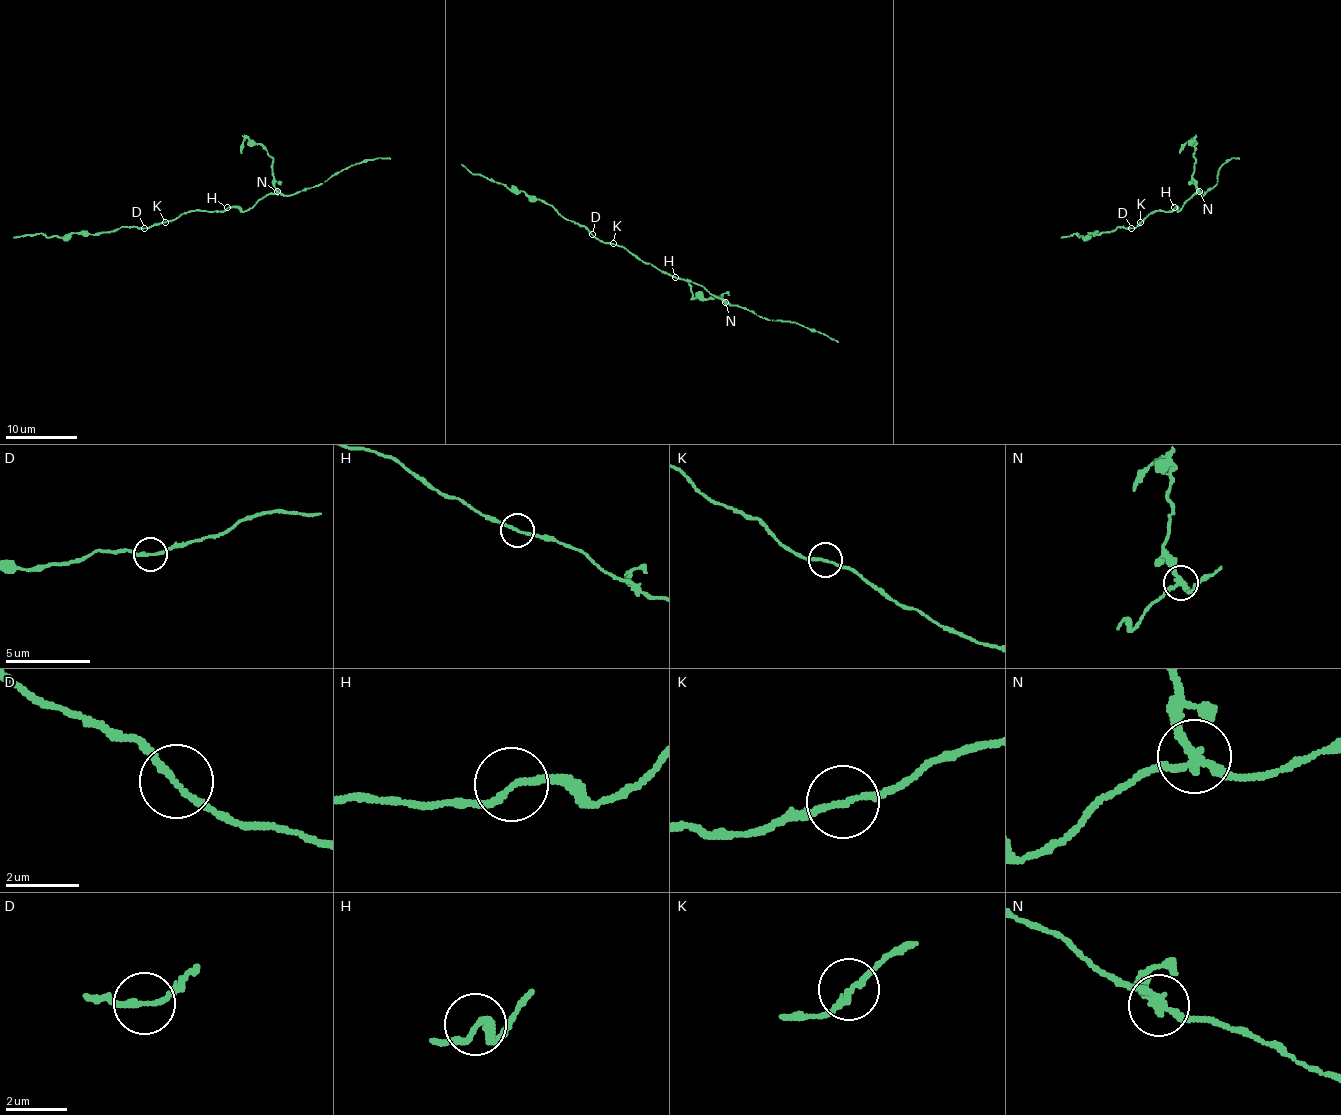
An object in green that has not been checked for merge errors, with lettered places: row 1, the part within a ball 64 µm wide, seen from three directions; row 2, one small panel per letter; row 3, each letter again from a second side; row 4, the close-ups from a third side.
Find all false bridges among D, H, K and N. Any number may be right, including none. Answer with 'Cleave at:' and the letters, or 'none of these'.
Cleave at: D, N

